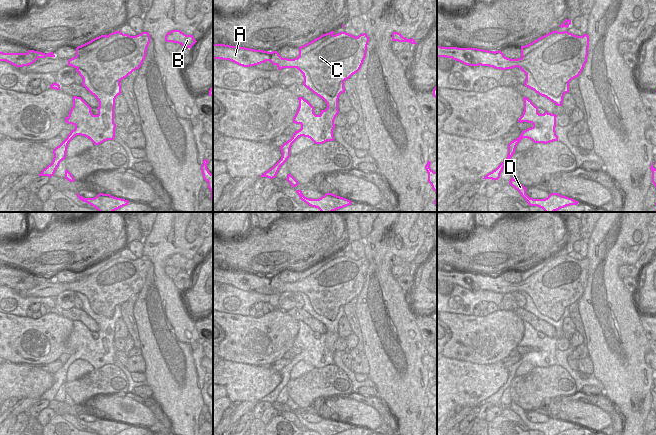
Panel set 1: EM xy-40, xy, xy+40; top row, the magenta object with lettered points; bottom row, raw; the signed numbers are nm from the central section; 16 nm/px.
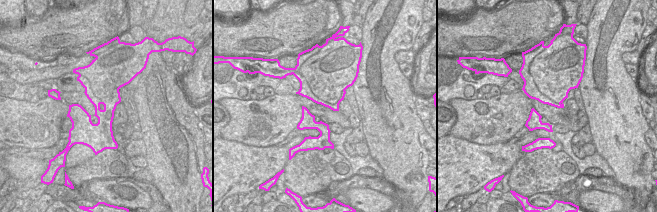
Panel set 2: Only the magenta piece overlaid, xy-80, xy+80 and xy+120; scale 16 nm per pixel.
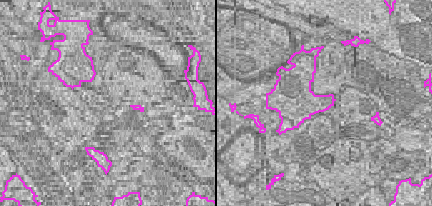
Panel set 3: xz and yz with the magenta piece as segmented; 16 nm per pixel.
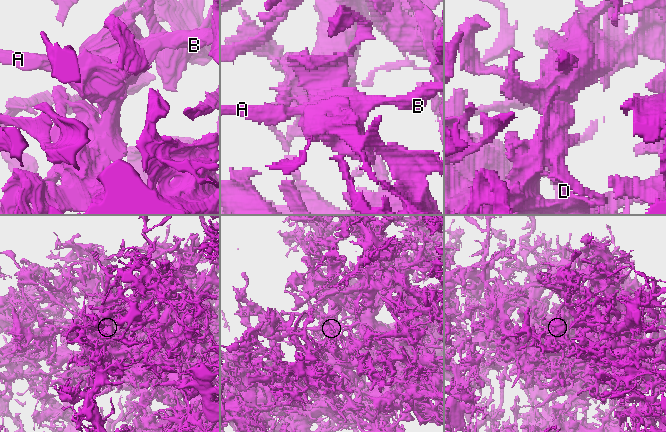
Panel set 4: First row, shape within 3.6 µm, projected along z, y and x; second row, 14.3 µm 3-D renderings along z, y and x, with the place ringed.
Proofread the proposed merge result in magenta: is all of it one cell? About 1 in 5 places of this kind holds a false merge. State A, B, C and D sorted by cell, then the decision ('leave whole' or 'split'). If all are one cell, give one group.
groups A B C / D; split

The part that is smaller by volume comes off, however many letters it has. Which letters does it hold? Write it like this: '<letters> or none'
A, B, C.

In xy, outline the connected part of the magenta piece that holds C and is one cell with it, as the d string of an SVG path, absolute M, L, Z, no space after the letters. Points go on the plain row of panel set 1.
M334 255L326 257L326 259L329 262L318 271L294 283L282 282L277 275L268 276L225 268L213 268L213 283L229 284L243 291L255 290L270 285L278 291L278 294L283 292L302 292L309 297L311 305L317 314L334 321L338 315L339 308L360 294L366 281L369 261L366 257L356 261L346 256L335 258Z

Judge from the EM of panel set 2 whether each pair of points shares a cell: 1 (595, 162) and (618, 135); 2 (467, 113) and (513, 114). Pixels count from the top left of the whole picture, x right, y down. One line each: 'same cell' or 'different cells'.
1: different cells
2: same cell

